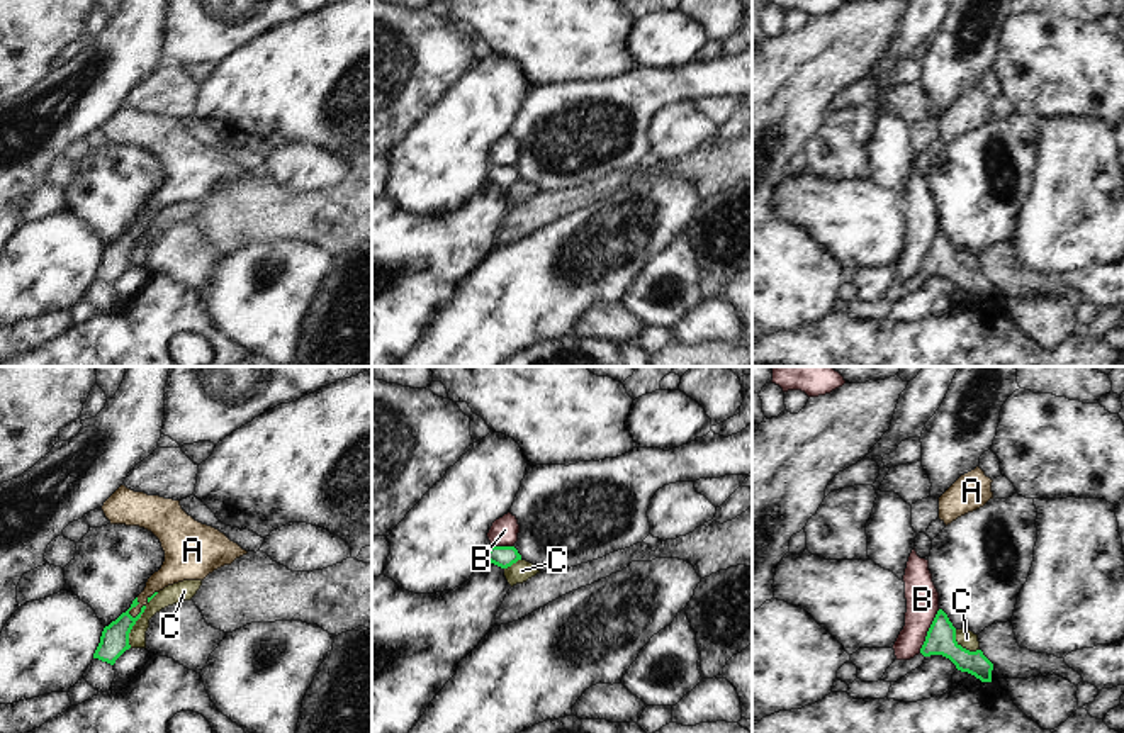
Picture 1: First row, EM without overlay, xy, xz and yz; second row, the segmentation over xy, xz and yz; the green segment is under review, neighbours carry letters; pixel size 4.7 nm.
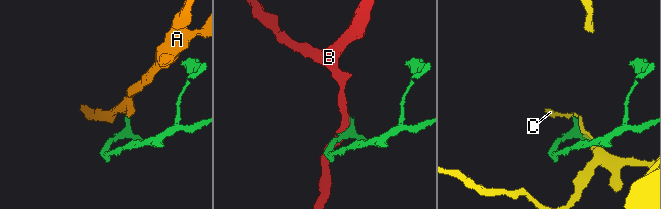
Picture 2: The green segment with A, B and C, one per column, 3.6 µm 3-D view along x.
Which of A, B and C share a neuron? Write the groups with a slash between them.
A / B / C

